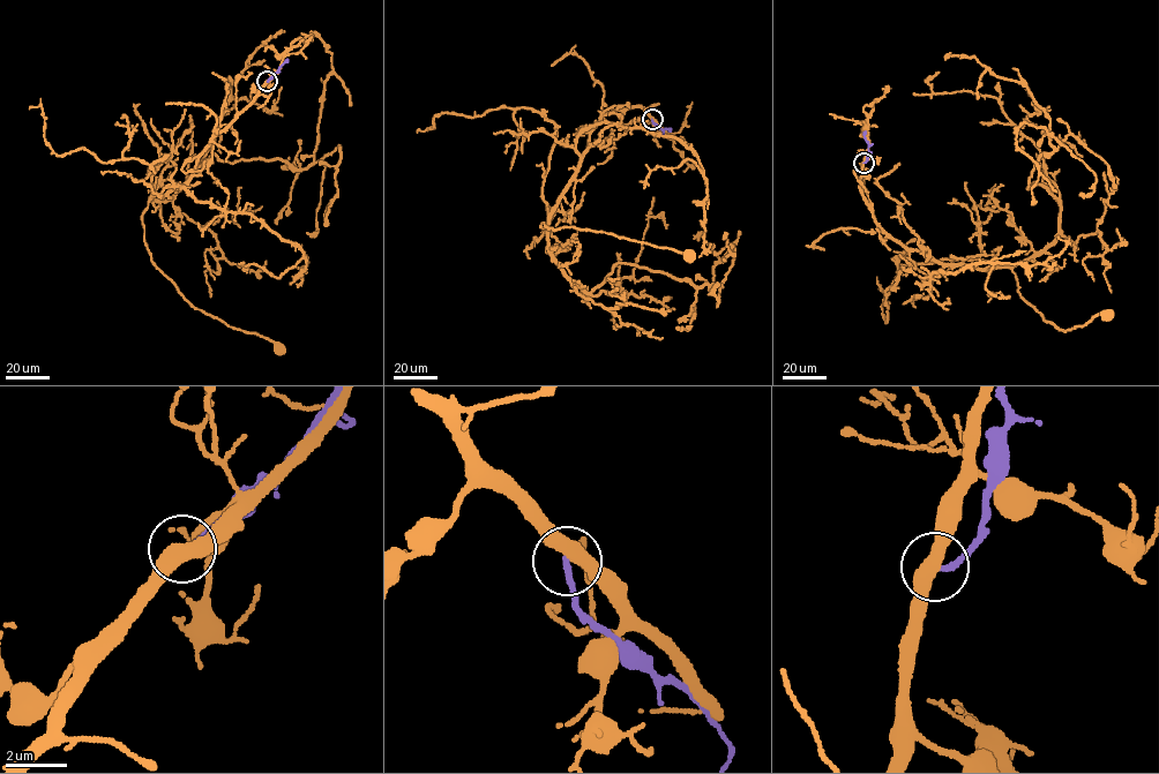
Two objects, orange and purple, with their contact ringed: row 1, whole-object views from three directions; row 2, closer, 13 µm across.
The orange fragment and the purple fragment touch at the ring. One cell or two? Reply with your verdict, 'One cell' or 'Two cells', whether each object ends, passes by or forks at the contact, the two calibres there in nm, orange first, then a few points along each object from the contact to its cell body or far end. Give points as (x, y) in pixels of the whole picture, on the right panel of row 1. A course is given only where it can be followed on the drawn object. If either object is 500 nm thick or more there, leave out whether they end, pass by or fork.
Two cells. At the ring orange passes by. At the ring purple ends. Thickness 480 nm (orange) against 190 nm. Course of orange: (864, 163), (860, 189), (872, 216), (909, 249), (942, 263), (1010, 268), (1021, 297), (1064, 331), (1106, 314). Course of purple: (864, 163), (868, 145), (865, 132)

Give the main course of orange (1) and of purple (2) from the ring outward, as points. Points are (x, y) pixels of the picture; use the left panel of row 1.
1: (268, 81), (214, 135), (185, 186), (150, 198), (142, 223), (152, 263), (193, 306), (278, 347)
2: (268, 81), (288, 59)

